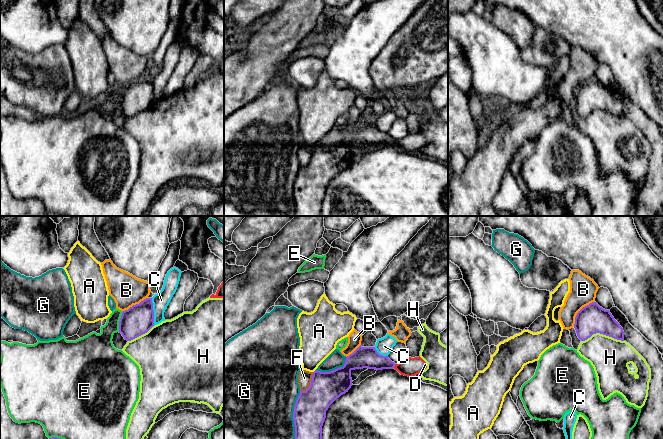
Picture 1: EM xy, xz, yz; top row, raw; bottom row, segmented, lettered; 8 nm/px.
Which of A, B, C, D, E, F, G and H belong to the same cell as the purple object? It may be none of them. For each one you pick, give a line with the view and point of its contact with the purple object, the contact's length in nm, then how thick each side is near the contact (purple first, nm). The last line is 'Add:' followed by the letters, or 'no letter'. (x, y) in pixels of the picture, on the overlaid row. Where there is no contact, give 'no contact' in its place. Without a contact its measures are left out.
Add: no letter

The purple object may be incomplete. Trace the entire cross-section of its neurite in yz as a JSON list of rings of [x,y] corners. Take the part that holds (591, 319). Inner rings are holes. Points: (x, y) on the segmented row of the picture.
[[[596,302],[583,307],[575,317],[574,328],[581,341],[593,334],[600,333],[624,341],[624,331],[609,310],[600,307]]]

